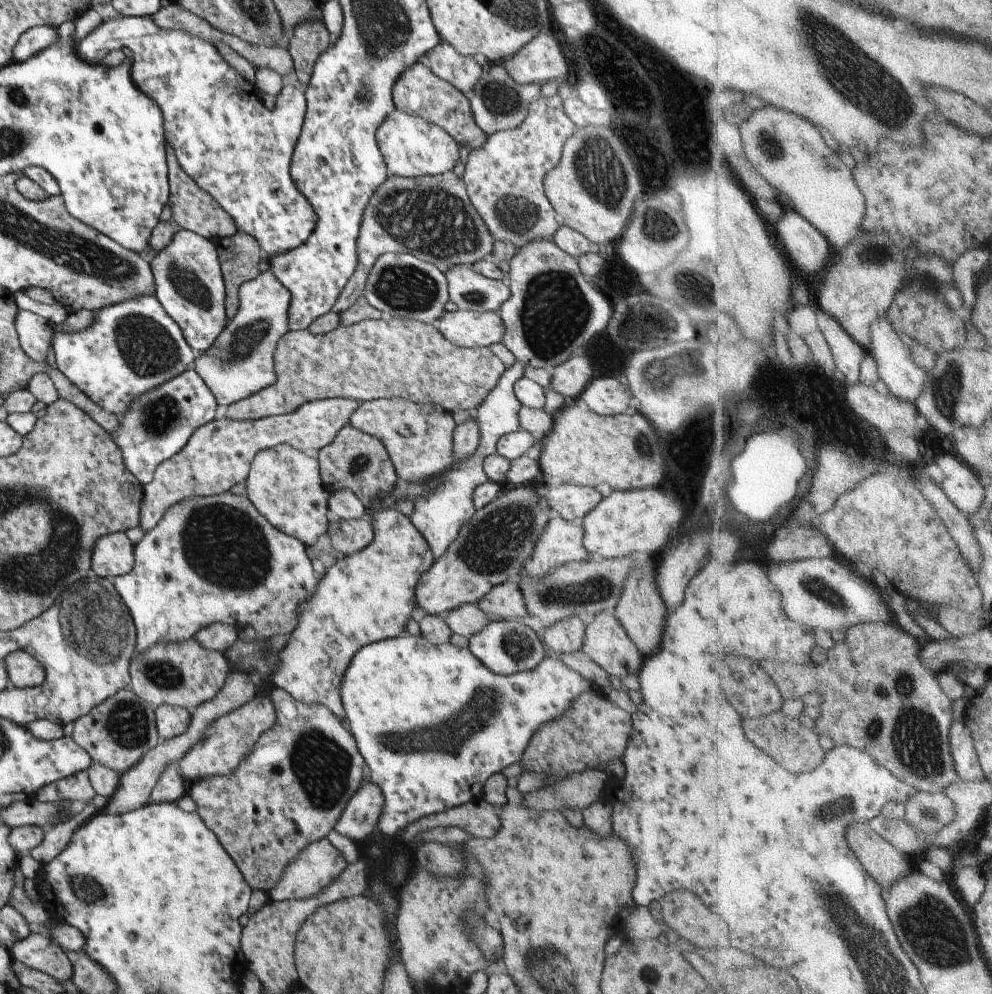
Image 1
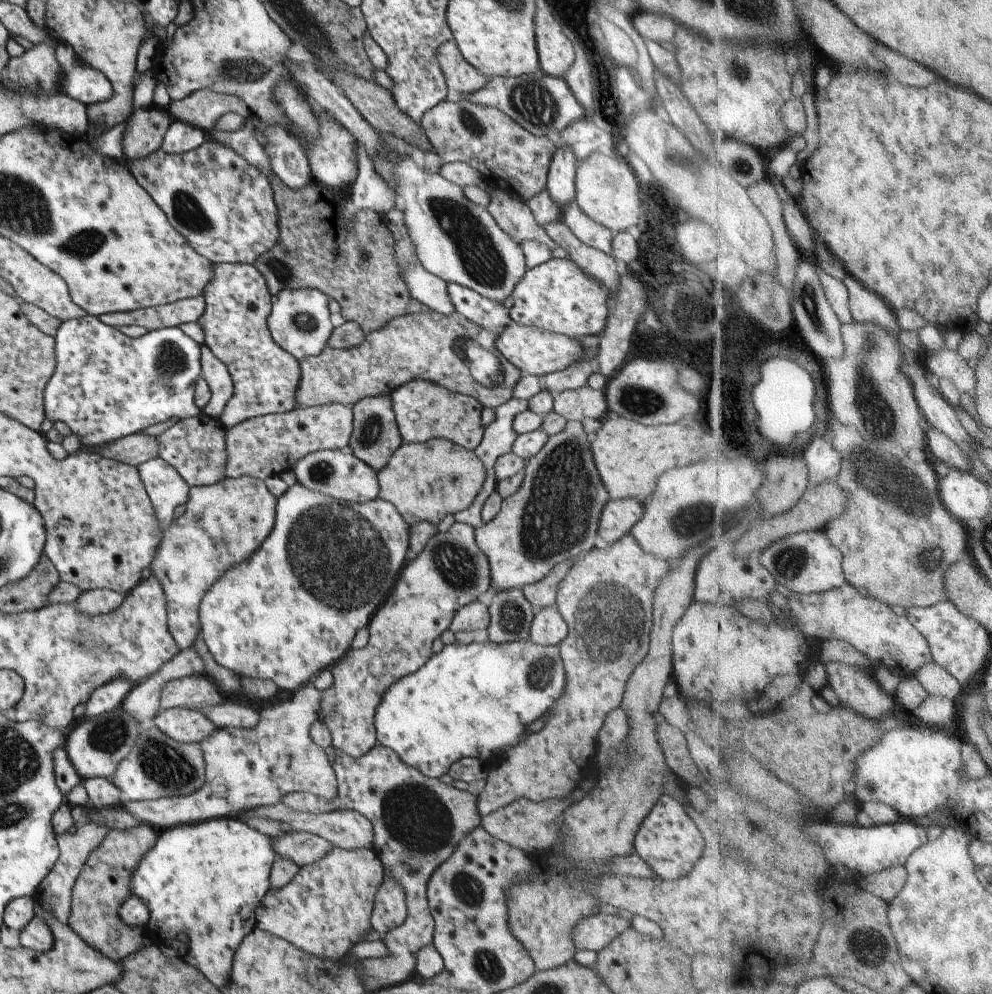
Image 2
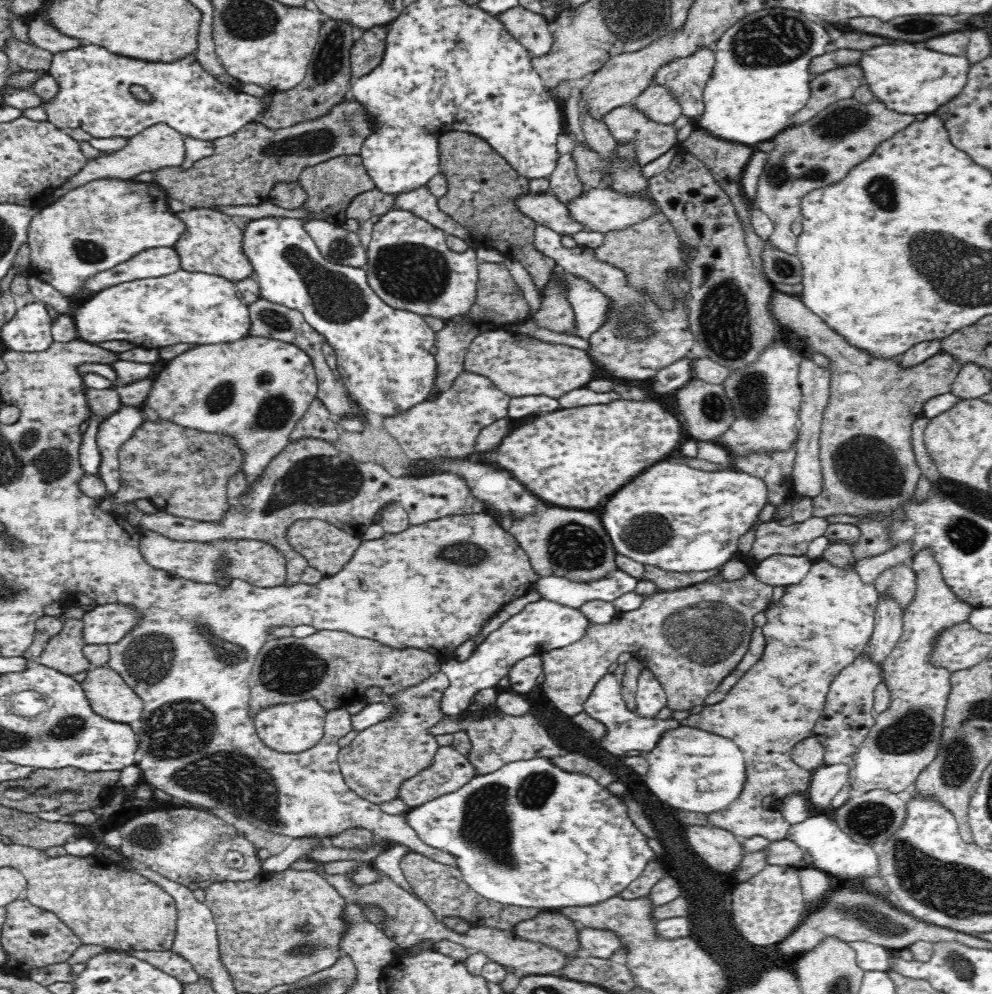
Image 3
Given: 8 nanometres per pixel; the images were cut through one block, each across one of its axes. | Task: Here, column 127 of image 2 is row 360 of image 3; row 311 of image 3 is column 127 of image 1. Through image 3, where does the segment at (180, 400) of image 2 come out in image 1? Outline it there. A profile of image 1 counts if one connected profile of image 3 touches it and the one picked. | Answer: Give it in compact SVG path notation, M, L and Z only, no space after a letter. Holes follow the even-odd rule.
M143 294L137 298L123 300L119 304L106 305L101 310L93 311L93 322L79 330L61 330L63 326L52 325L51 350L55 357L57 370L81 390L87 398L97 404L102 410L120 417L123 412L129 412L129 402L145 392L151 392L159 384L179 376L180 372L191 366L196 353L185 342L181 329L165 314L155 295Z

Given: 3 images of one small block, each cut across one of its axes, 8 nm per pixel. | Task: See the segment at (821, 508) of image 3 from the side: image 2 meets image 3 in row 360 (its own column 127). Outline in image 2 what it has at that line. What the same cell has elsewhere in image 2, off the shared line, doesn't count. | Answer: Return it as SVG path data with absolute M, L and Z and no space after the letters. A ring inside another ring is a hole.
M141 822L134 829L111 829L89 853L70 892L71 908L66 924L85 944L116 963L155 943L145 927L129 926L118 915L118 908L130 894L132 872L155 843L156 834Z

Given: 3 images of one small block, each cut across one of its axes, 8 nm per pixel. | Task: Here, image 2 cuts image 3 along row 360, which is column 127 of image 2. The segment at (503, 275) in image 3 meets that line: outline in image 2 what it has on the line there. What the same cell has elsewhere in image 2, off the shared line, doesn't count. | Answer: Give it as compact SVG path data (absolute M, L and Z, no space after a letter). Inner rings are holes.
M143 432L121 437L114 440L113 443L104 444L102 447L83 449L80 446L77 450L97 453L132 467L158 456L156 438Z

